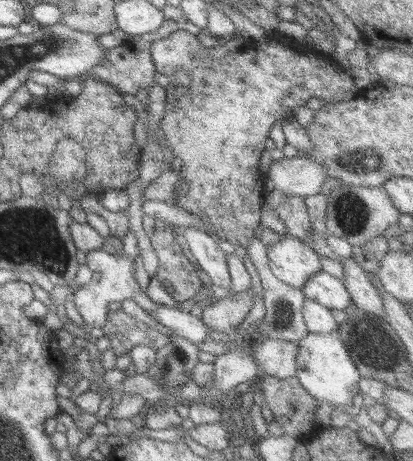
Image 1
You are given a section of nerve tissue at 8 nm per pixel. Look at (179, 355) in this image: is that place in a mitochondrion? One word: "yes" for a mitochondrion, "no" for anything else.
no

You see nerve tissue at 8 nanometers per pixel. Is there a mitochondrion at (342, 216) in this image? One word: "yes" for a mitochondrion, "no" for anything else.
no

